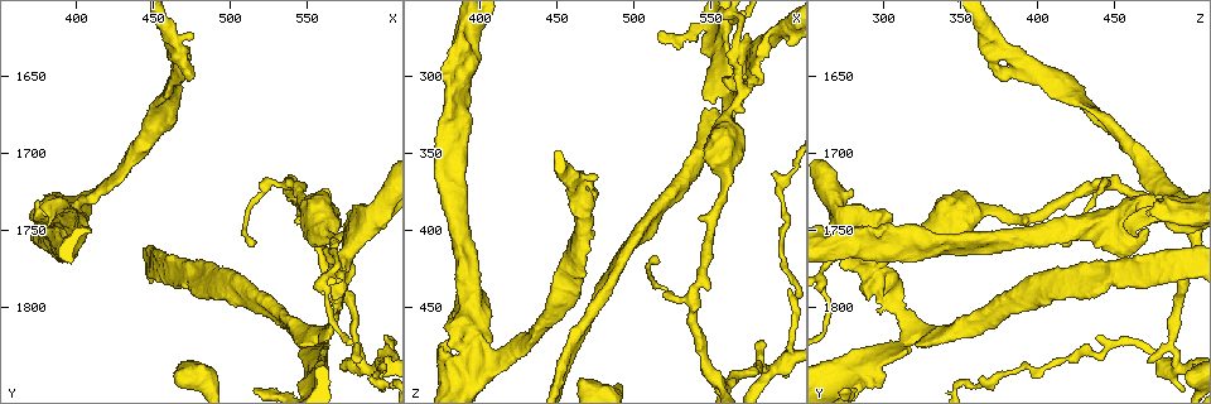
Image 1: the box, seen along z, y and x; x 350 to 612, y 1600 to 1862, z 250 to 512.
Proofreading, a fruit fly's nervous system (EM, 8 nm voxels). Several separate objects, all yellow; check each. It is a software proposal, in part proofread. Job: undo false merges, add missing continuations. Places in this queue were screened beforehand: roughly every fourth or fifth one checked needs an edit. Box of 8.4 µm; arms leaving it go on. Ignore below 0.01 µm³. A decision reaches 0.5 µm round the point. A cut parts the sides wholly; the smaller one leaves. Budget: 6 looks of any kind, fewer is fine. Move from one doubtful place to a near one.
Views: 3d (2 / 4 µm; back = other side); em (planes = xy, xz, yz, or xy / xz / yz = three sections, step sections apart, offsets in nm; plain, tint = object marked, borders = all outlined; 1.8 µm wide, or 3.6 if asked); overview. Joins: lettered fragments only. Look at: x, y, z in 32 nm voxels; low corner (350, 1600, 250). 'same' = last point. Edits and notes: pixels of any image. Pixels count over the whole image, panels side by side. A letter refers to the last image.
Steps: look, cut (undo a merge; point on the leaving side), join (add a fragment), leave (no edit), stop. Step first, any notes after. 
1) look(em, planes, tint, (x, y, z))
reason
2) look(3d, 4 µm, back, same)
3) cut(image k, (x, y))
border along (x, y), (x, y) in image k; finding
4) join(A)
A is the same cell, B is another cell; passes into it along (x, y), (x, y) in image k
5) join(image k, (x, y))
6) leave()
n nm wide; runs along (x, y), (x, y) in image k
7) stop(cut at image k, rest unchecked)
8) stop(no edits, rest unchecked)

look(3d, 4 µm, (576, 1754, 300))
two arms at a narrow angle

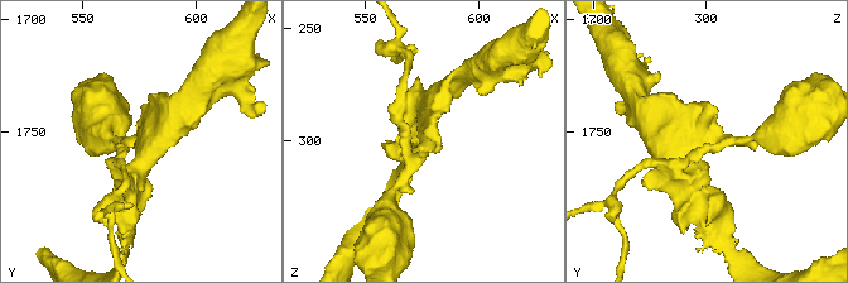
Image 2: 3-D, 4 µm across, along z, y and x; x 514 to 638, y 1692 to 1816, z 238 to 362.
look(em, planes, tint, (576, 1754, 300))
need the tissue

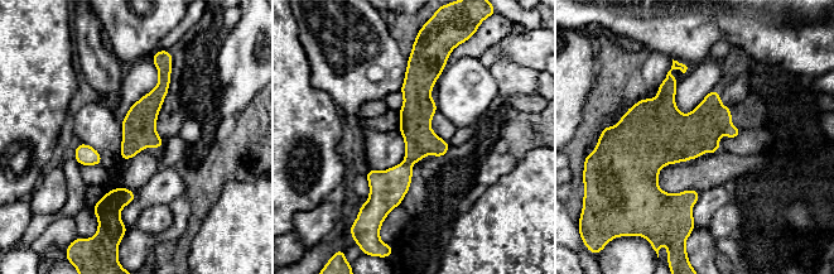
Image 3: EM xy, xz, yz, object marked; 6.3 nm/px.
look(em, planes, borders, same)

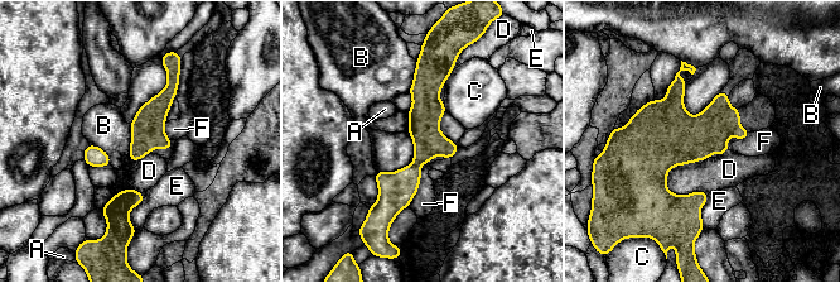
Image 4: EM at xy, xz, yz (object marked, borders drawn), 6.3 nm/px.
cut(image 4, (396, 190))
200 nm wide; A, B, C, D, E and F are other cells; border along (414, 162), (419, 166) in image 4; two neurons meet here

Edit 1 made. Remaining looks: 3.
look(em, planes, borders, (552, 1840, 290))
sharp bend

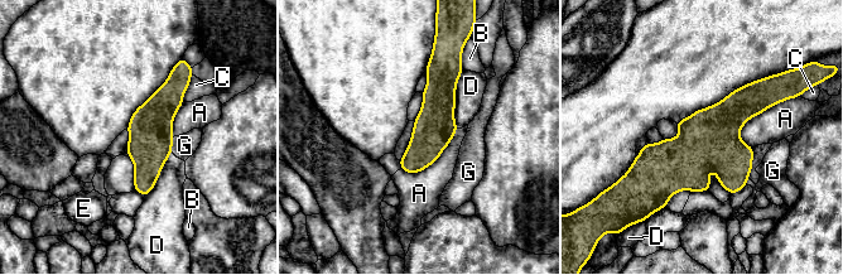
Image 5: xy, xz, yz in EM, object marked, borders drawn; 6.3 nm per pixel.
leave()
A, B, C, D, E and G are other cells; border along (458, 129), (425, 168), (400, 169) in image 5; continuous, no second neuron

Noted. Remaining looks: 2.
stop(cut at image 4, rest unchecked)

